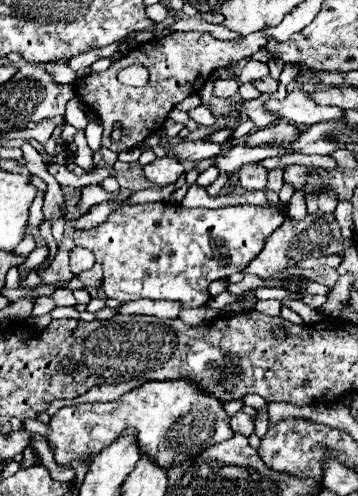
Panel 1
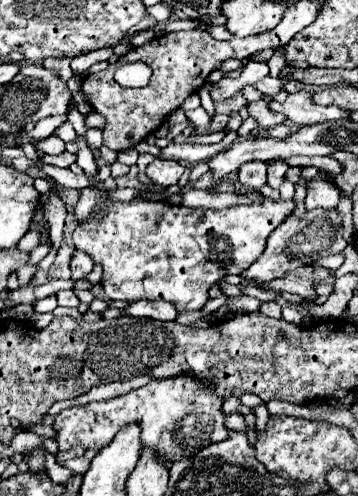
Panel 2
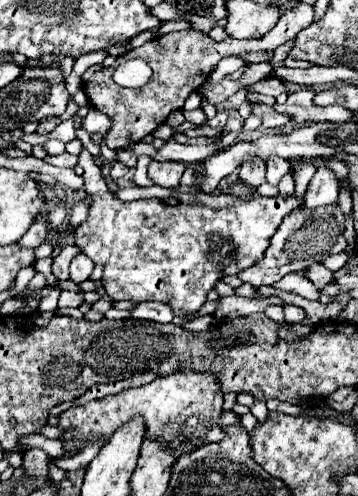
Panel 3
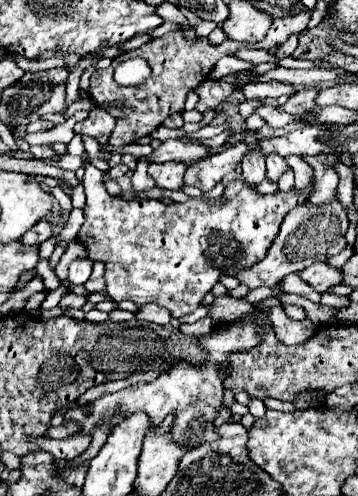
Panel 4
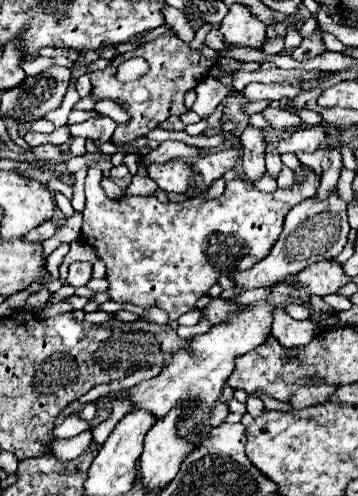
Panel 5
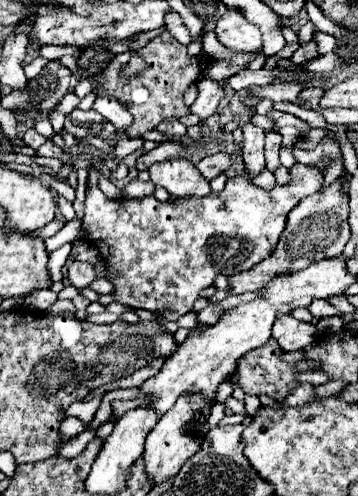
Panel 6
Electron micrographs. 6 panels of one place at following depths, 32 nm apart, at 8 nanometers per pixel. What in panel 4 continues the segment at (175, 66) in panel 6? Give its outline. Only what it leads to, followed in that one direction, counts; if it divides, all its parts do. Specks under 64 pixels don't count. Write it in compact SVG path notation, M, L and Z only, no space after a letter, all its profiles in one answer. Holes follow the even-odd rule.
M298 12L288 14L284 18L276 18L268 30L268 36L262 40L262 44L236 44L234 40L224 40L220 46L212 46L206 38L204 40L186 40L180 32L168 32L162 38L154 38L140 48L132 52L124 52L118 58L114 58L112 66L106 70L94 70L90 78L90 98L96 104L112 104L118 106L124 114L122 120L116 122L116 128L108 140L108 144L120 148L124 144L132 144L142 136L148 136L154 128L158 128L170 114L182 114L184 112L184 100L190 90L194 90L200 82L204 82L210 74L210 70L216 66L216 62L226 56L234 54L240 48L262 48L268 50L272 44L282 44L290 34L300 34L310 20L310 12ZM128 58L144 58L148 66L152 68L152 74L140 84L140 86L120 86L114 80L114 68L128 60Z

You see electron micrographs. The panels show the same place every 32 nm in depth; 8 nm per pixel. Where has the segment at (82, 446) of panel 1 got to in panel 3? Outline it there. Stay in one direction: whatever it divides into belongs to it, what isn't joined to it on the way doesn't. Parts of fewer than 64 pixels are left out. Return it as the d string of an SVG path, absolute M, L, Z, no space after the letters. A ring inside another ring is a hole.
M178 368L176 372L172 372L168 376L158 376L150 384L130 388L130 390L124 390L120 394L106 396L102 400L88 402L86 406L68 408L66 412L60 414L60 424L58 426L66 430L64 440L84 438L88 442L94 442L96 438L104 438L104 442L106 442L112 436L112 432L116 432L116 428L120 428L120 424L128 422L130 416L140 414L140 416L146 418L146 438L162 440L162 442L170 444L176 452L192 452L192 450L200 448L200 444L220 442L220 438L224 438L224 432L218 426L220 412L222 412L222 394L220 394L220 382L218 382L216 374L212 374L212 372L196 372L192 368Z

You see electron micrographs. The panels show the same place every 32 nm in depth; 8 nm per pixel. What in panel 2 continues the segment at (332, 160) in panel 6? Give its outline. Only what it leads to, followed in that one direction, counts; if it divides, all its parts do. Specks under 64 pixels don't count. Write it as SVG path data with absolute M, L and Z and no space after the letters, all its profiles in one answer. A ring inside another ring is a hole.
M320 170L312 178L312 182L308 186L306 200L304 200L308 210L314 210L314 208L336 208L340 192L330 180L332 180L332 176L326 170Z

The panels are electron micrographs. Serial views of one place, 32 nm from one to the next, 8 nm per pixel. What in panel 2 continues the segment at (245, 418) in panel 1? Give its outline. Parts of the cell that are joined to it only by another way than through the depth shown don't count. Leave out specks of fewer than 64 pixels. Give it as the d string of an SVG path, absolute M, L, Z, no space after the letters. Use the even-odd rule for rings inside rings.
M234 412L234 414L226 414L224 416L224 426L230 428L230 430L242 430L242 432L248 432L248 426L244 424L244 416Z

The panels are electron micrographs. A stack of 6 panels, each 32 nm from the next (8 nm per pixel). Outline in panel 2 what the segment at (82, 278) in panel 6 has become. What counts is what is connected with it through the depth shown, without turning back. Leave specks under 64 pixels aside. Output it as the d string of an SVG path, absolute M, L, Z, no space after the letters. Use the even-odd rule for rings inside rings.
M76 250L74 256L72 256L72 262L70 262L70 270L72 270L72 280L84 280L86 274L90 274L94 268L94 262L88 254Z

